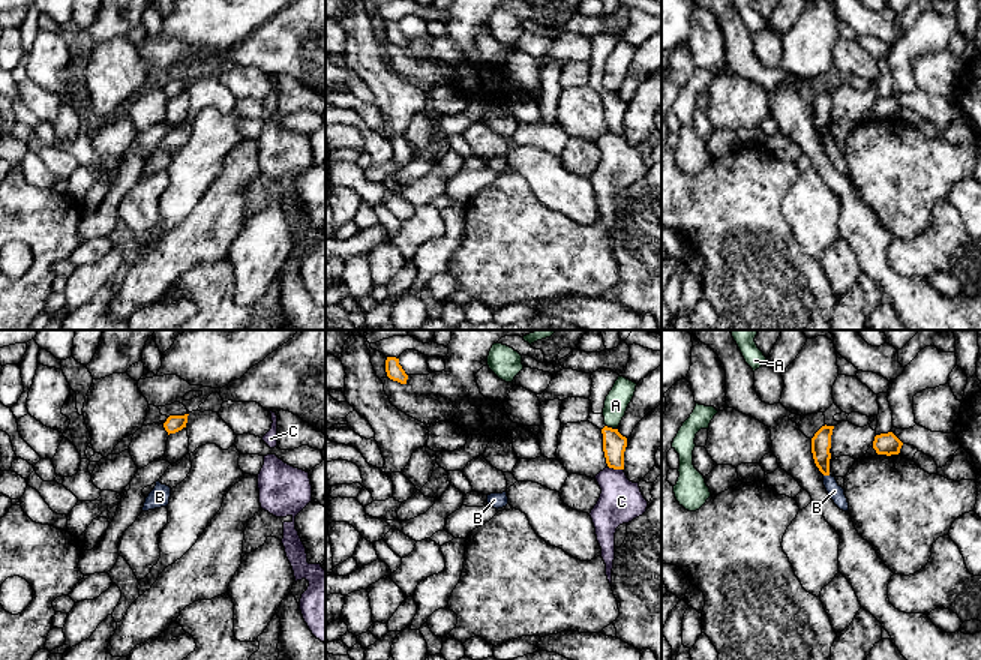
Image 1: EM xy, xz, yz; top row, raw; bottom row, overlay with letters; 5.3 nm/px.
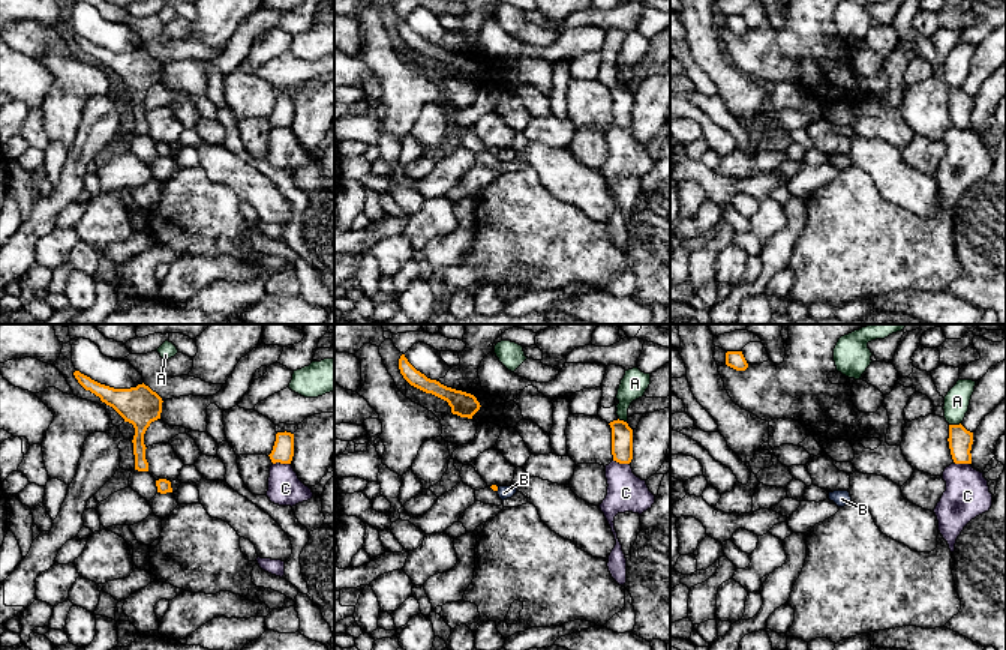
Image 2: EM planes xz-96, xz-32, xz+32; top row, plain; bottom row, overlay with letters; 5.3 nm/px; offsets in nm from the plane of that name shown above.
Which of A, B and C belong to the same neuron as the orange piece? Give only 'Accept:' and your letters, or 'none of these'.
Accept: none of these

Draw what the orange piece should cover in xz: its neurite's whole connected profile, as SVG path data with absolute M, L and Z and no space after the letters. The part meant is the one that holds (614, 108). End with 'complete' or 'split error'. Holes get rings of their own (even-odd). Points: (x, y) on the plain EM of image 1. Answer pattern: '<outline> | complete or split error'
M604 90L603 98L603 116L606 128L614 134L624 134L624 116L627 111L627 102L622 100L618 93Z | complete

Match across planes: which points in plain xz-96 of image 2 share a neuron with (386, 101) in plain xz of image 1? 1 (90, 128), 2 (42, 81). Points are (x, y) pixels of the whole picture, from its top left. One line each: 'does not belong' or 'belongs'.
1: does not belong
2: does not belong

